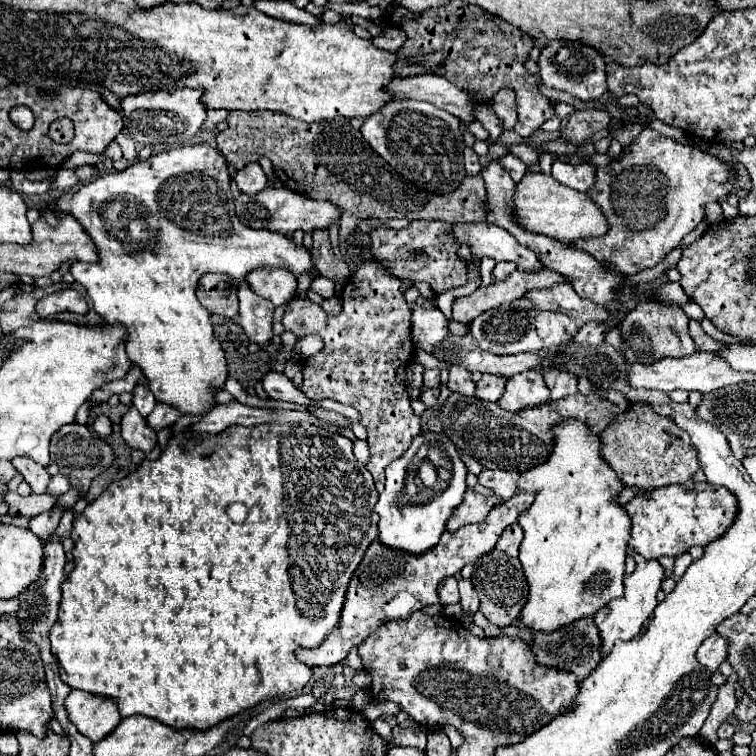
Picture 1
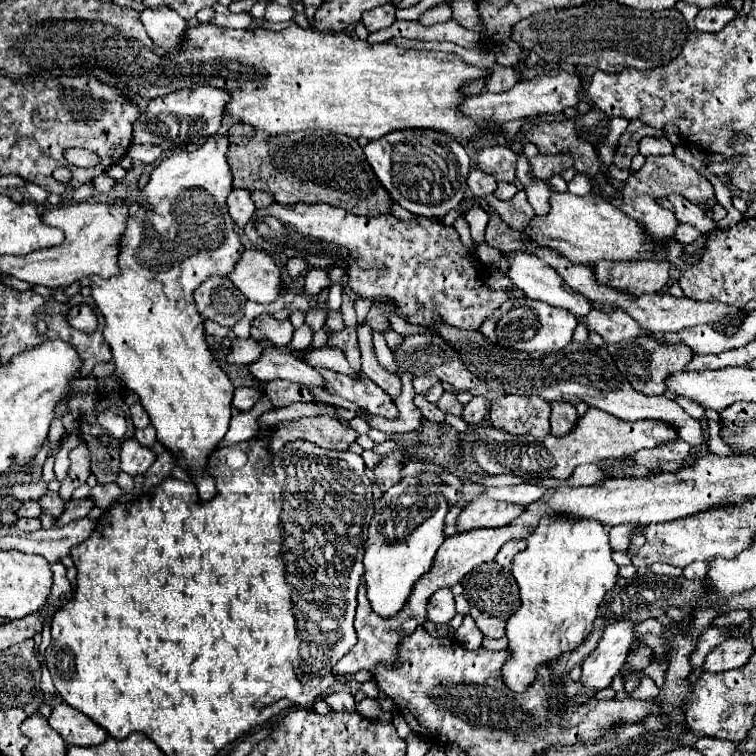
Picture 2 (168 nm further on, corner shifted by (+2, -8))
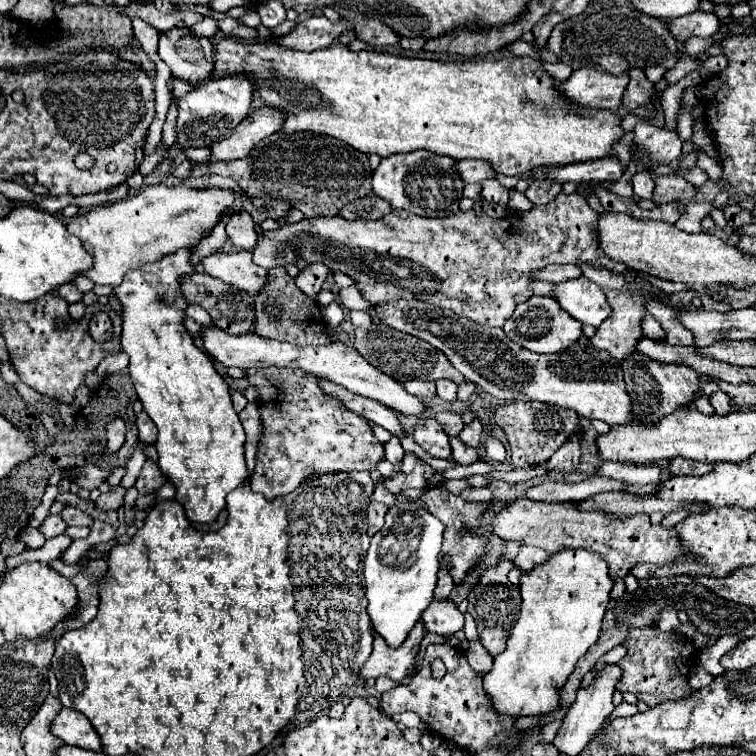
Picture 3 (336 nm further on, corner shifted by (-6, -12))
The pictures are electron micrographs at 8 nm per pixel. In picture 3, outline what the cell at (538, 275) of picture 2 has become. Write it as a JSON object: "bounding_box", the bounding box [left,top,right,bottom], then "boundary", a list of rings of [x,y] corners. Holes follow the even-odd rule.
{"bounding_box":[552,276,610,328],"boundary":[[[580,276],[554,284],[552,298],[582,324],[598,328],[610,316],[610,306],[596,282]]]}

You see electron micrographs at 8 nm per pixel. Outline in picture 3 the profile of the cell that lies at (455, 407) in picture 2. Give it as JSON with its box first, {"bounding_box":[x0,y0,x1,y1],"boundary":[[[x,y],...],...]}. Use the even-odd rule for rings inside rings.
{"bounding_box":[436,412,464,436],"boundary":[[[438,412],[436,414],[436,420],[440,422],[440,426],[444,428],[444,432],[448,436],[458,436],[458,432],[464,428],[464,422],[462,422],[462,416],[456,414],[456,412]]]}

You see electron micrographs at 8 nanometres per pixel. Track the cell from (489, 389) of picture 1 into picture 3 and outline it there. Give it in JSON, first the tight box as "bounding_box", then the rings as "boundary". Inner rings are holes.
{"bounding_box":[460,418,484,448],"boundary":[[[476,418],[476,420],[472,420],[472,424],[464,426],[464,430],[460,432],[460,440],[464,440],[464,444],[468,444],[468,446],[472,446],[472,448],[478,448],[480,442],[482,442],[482,436],[480,436],[482,430],[484,430],[484,426],[482,426],[482,422]]]}

